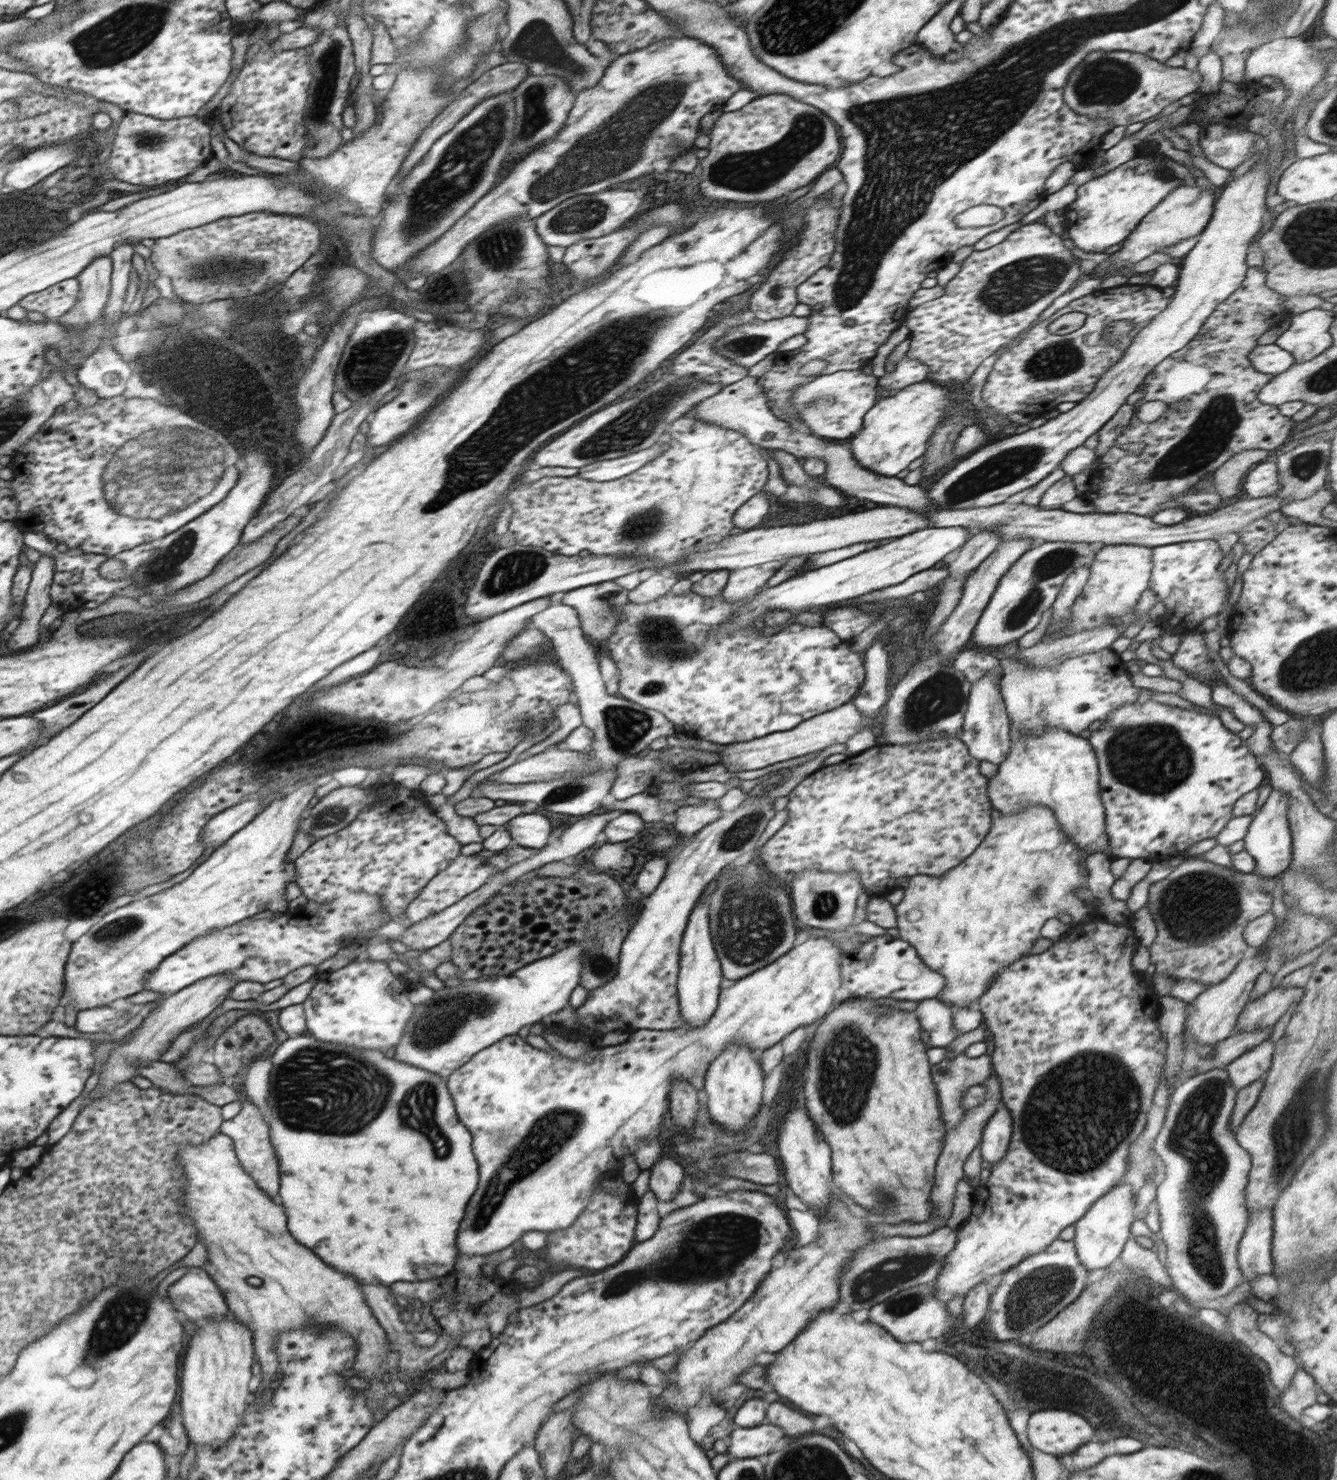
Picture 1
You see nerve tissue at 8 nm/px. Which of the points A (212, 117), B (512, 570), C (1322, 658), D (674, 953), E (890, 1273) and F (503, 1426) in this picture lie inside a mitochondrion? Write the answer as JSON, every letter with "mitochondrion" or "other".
{"A":"other","B":"mitochondrion","C":"mitochondrion","D":"other","E":"mitochondrion","F":"other"}

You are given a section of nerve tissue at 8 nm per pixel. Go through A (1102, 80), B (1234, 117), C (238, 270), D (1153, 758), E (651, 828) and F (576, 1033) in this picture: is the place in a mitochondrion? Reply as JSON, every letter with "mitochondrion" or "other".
{"A":"mitochondrion","B":"other","C":"mitochondrion","D":"mitochondrion","E":"other","F":"other"}

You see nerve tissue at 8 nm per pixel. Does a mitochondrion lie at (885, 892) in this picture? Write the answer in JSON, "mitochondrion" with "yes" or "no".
{"mitochondrion":"no"}

